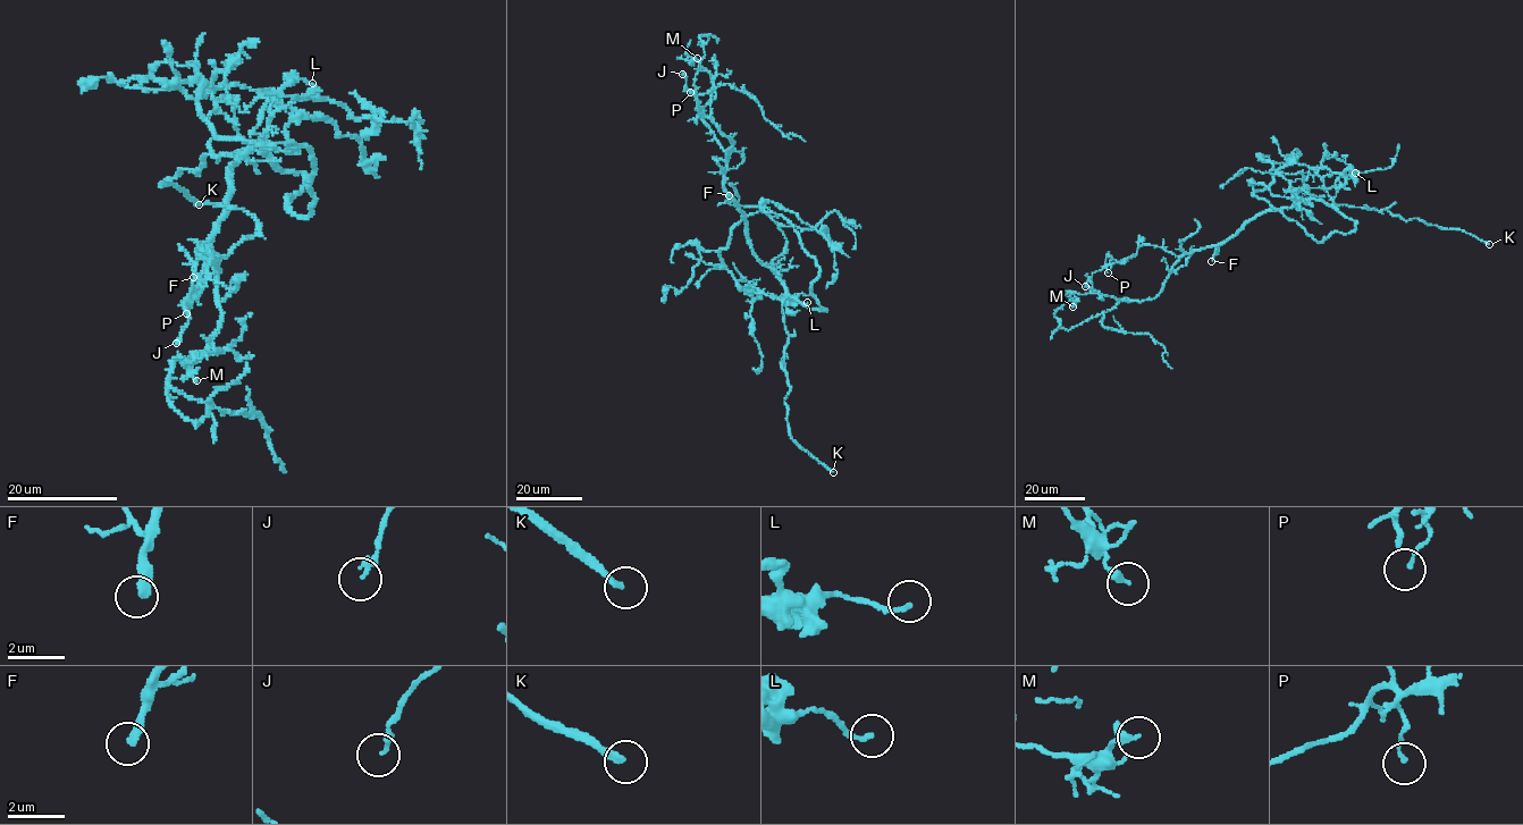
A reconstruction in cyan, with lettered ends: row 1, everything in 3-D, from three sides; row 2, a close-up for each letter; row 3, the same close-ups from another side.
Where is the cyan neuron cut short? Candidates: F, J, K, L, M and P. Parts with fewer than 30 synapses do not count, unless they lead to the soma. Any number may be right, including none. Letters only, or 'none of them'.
F, K

